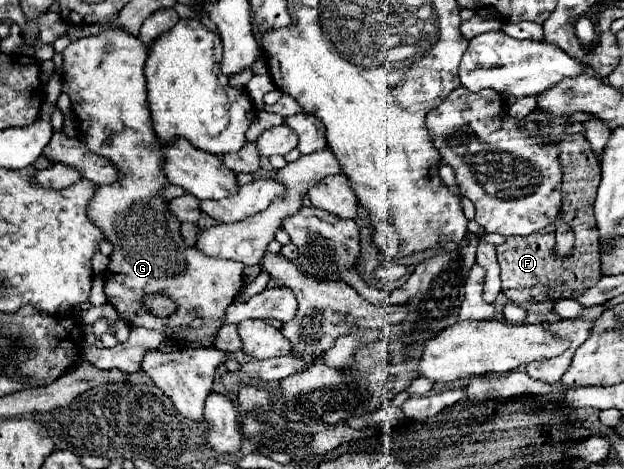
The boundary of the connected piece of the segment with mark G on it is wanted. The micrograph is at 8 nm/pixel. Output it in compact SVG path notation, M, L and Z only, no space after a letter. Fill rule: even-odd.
M119 28L107 30L99 36L81 38L63 50L63 92L71 98L79 140L83 140L97 156L111 160L119 170L119 180L95 186L95 194L87 206L87 216L113 244L109 266L103 274L103 290L107 302L123 322L129 328L143 326L171 332L201 318L201 328L187 328L179 338L171 340L203 348L213 344L213 338L223 326L227 306L243 288L245 266L235 260L205 256L195 246L169 246L169 250L165 248L163 252L163 214L171 212L167 200L161 198L161 192L169 182L161 172L165 160L161 160L161 142L153 132L145 98L145 60L145 44ZM149 294L169 296L177 302L177 312L169 318L147 314L141 300Z

